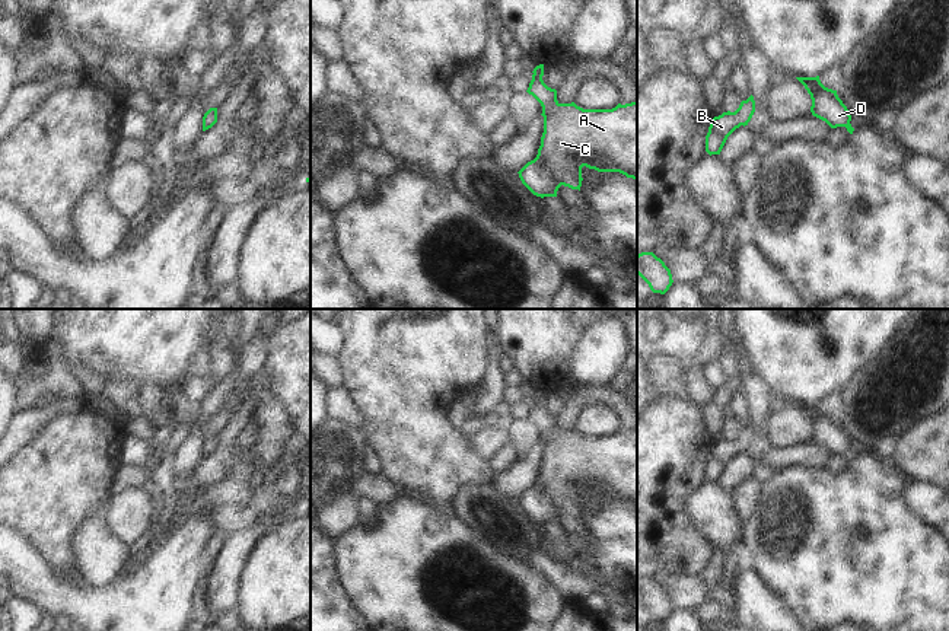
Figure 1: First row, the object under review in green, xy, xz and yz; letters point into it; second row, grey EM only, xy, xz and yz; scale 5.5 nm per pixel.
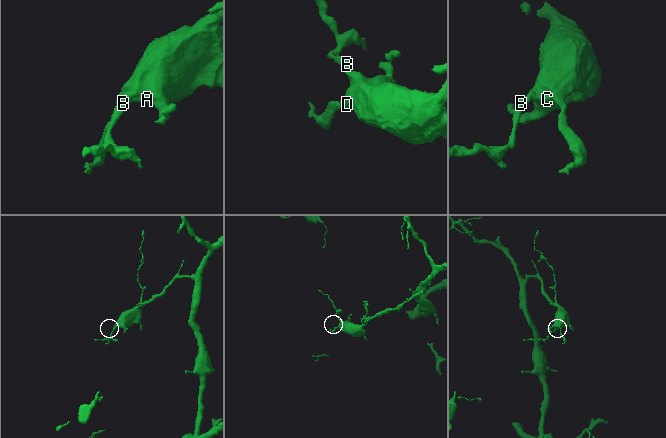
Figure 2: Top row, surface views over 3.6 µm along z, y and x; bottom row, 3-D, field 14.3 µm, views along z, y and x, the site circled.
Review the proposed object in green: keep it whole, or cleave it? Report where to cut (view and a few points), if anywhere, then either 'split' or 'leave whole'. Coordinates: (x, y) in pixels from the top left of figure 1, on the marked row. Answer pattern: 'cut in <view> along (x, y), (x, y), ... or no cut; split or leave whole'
no cut; leave whole

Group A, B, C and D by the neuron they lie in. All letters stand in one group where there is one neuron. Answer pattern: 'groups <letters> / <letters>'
groups A B C D

